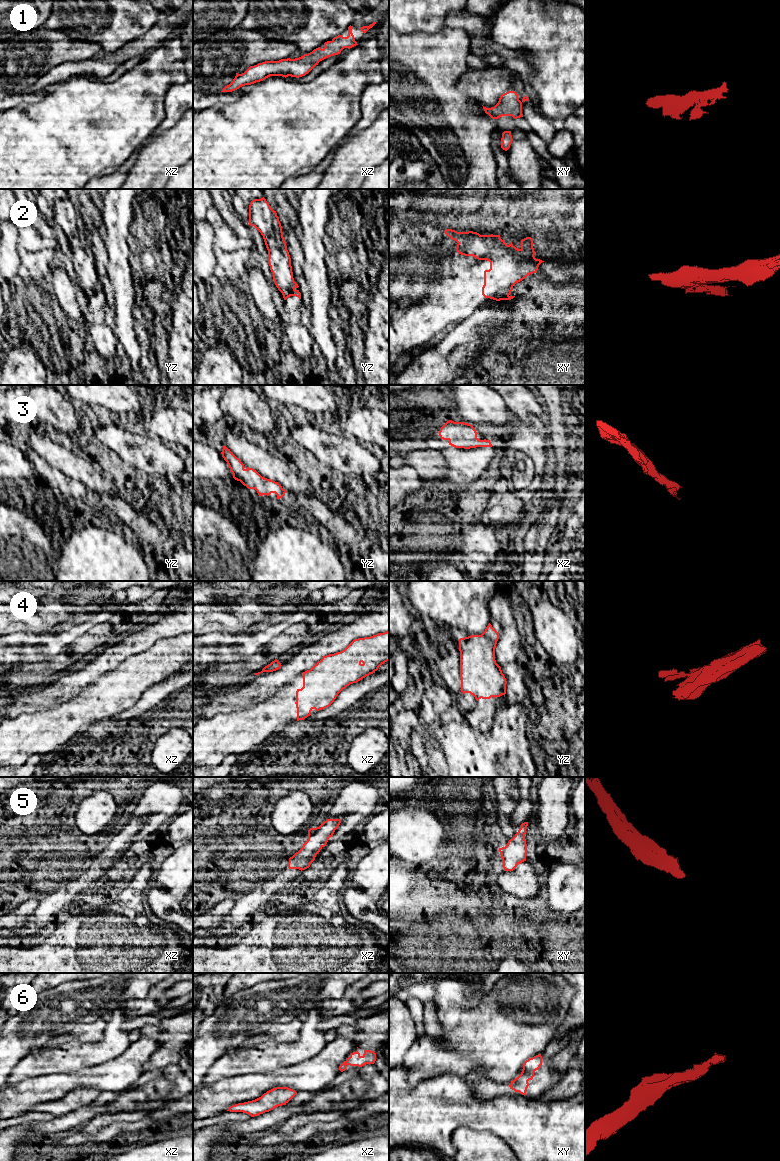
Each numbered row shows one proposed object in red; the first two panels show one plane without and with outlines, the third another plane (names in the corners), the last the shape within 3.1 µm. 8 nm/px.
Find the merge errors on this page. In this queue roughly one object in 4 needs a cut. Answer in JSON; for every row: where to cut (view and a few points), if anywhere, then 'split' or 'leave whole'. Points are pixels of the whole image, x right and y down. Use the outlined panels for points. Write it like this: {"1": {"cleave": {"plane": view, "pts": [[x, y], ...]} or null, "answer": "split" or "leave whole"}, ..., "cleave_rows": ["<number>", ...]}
{"1": {"cleave": null, "answer": "leave whole"}, "2": {"cleave": {"plane": "xy", "pts": [[512, 286], [503, 289], [493, 299]]}, "answer": "split"}, "3": {"cleave": null, "answer": "leave whole"}, "4": {"cleave": null, "answer": "leave whole"}, "5": {"cleave": null, "answer": "leave whole"}, "6": {"cleave": null, "answer": "leave whole"}, "cleave_rows": ["2"]}

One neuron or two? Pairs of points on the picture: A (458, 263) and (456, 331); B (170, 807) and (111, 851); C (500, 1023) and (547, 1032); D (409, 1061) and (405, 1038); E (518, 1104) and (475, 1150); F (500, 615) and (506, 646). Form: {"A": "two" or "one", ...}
{"A": "two", "B": "two", "C": "one", "D": "two", "E": "two", "F": "one"}

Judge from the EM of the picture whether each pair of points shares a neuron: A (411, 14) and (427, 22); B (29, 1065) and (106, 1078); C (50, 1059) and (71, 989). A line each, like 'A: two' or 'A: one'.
A: one
B: two
C: two

